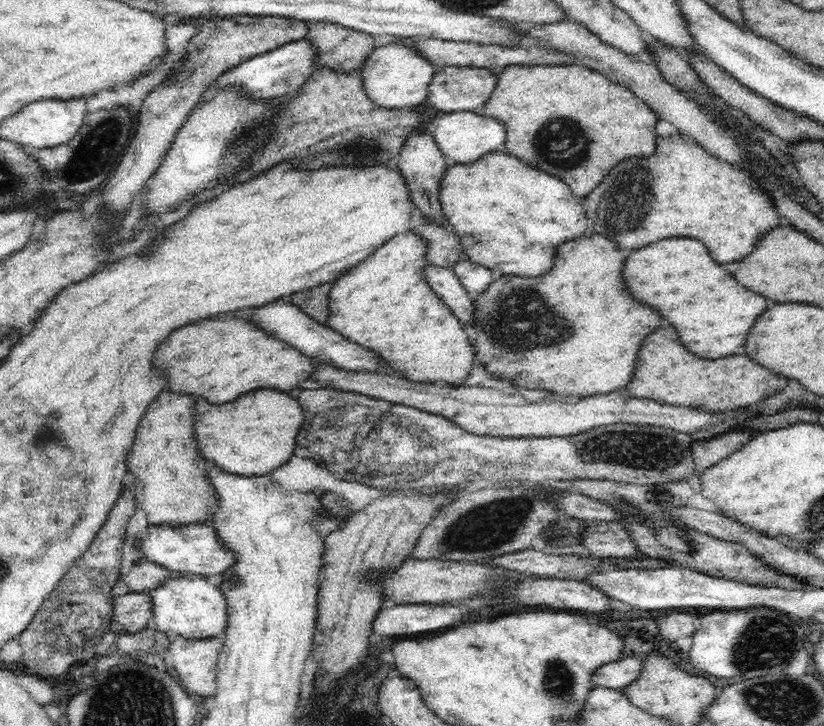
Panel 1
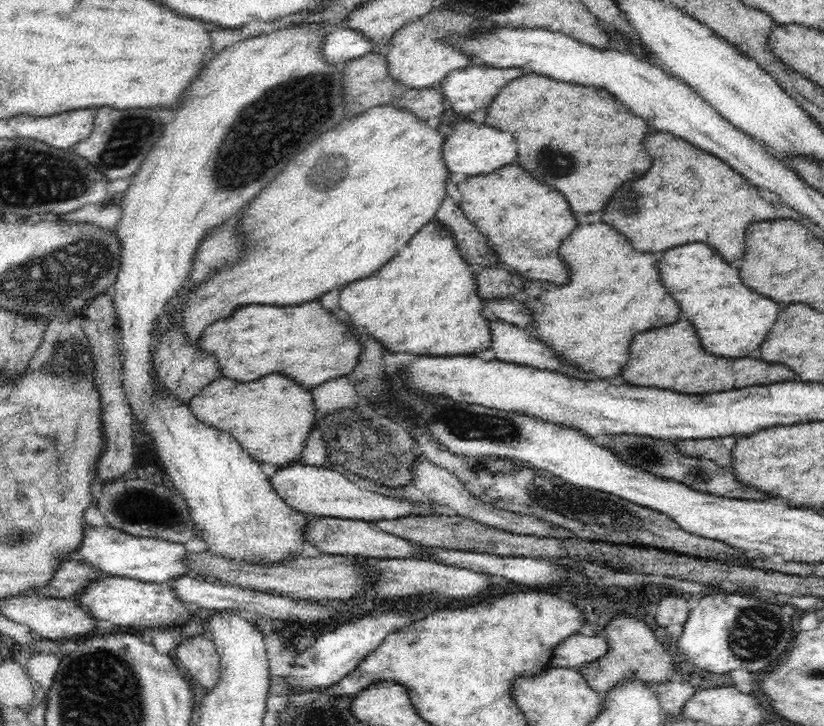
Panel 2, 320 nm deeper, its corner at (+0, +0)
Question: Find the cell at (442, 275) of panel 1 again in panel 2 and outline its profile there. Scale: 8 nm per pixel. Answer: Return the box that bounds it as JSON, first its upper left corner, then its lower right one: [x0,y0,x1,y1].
[488,316,594,379]

